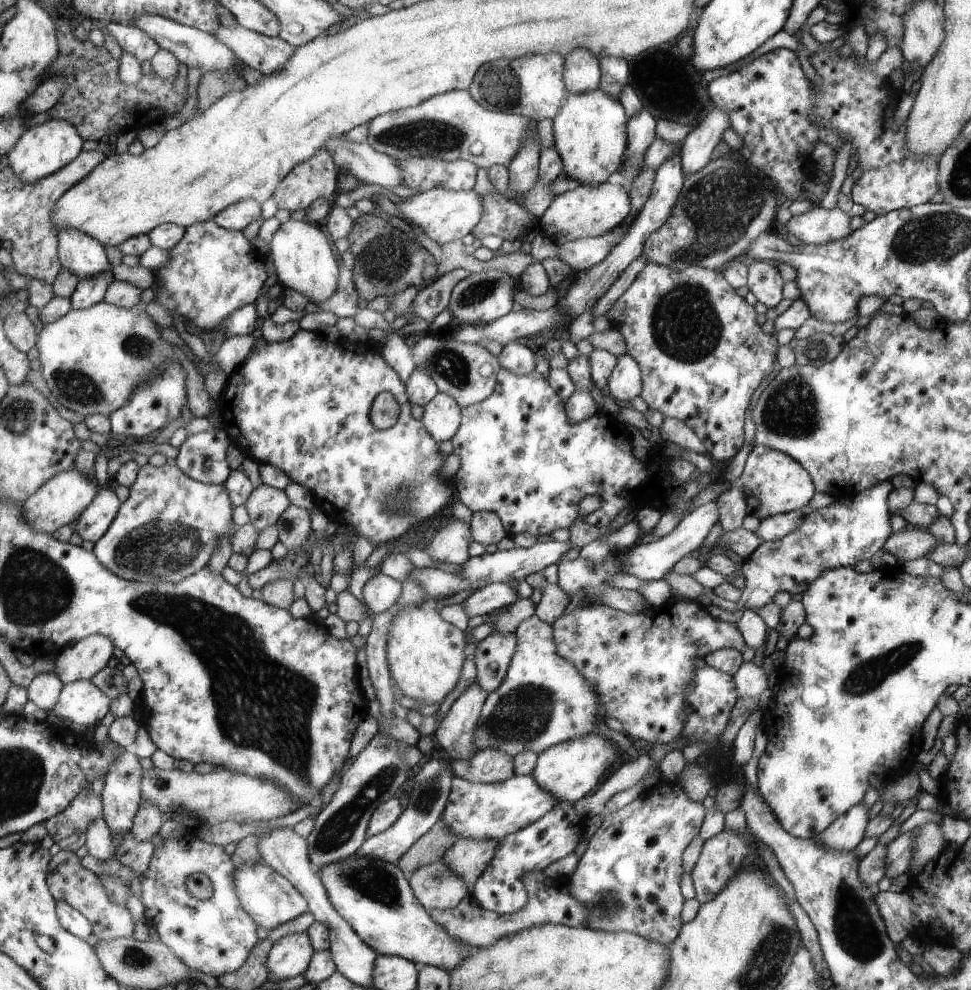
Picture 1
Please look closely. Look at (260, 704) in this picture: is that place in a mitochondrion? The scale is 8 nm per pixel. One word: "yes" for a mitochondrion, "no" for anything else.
yes

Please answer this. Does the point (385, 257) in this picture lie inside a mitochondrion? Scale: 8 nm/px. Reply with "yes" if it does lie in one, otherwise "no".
yes

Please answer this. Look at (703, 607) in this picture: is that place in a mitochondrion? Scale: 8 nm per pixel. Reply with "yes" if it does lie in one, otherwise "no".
no

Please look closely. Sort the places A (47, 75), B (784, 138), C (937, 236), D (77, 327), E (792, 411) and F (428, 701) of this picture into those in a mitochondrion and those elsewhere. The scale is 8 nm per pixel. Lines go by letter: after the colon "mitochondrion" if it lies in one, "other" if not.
A: other
B: other
C: mitochondrion
D: other
E: mitochondrion
F: other

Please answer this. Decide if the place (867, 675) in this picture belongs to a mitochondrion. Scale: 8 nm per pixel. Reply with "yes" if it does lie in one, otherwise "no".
yes

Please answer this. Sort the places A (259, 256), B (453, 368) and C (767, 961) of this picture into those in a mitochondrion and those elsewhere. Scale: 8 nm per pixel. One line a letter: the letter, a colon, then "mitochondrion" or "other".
A: other
B: mitochondrion
C: mitochondrion

